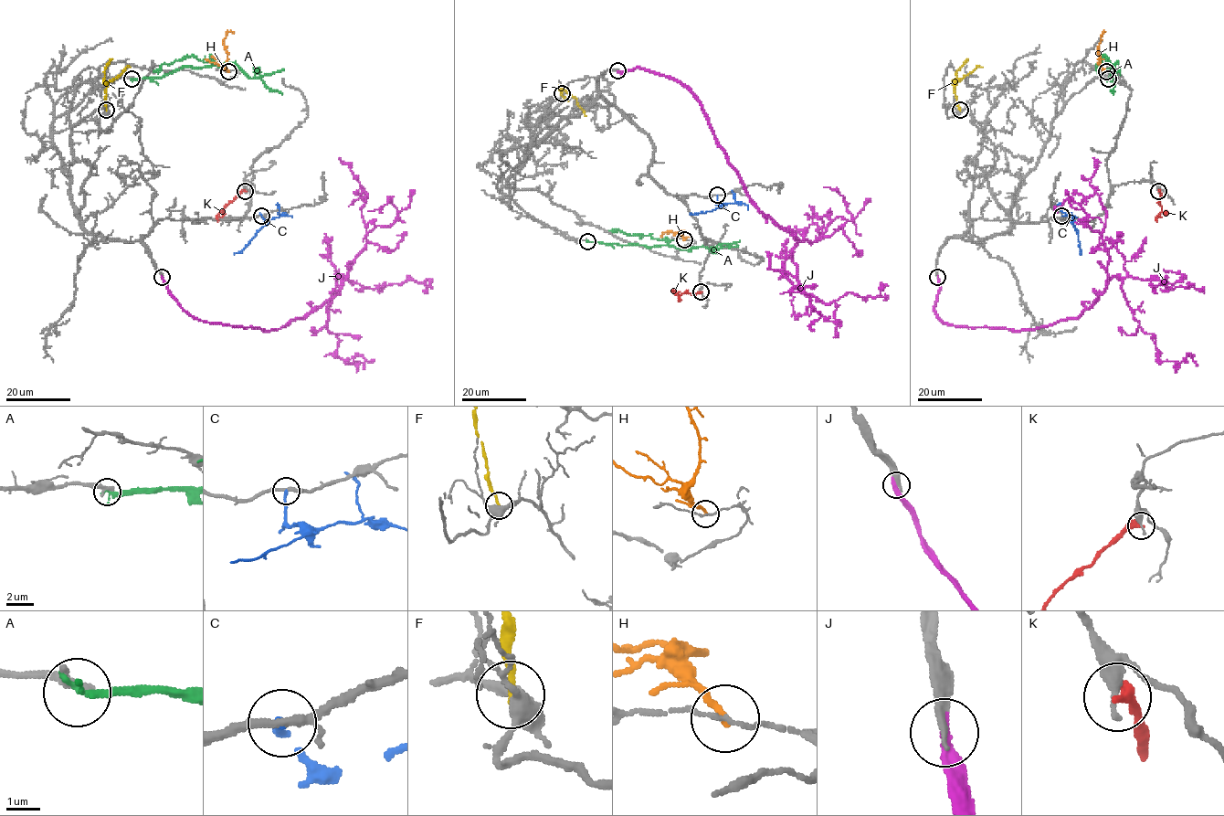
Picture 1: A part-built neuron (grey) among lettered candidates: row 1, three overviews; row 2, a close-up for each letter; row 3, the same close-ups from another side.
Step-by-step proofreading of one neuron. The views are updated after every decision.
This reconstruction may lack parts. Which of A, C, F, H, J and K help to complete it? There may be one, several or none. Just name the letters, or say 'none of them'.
J

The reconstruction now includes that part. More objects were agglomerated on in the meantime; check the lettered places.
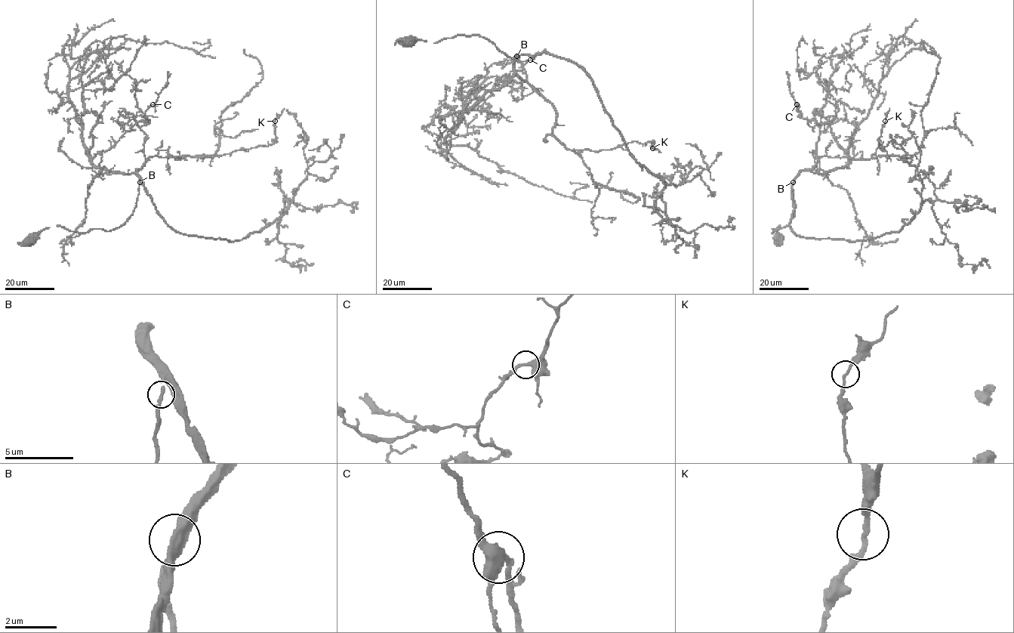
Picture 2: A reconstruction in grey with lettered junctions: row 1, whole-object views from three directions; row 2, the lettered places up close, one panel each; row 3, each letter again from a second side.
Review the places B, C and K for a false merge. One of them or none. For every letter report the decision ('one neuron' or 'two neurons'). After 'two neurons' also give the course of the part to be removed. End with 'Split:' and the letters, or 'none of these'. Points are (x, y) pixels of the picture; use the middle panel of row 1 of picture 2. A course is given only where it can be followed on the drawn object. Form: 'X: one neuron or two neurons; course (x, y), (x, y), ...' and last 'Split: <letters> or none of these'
B: one neuron
C: one neuron
K: one neuron
Split: none of these

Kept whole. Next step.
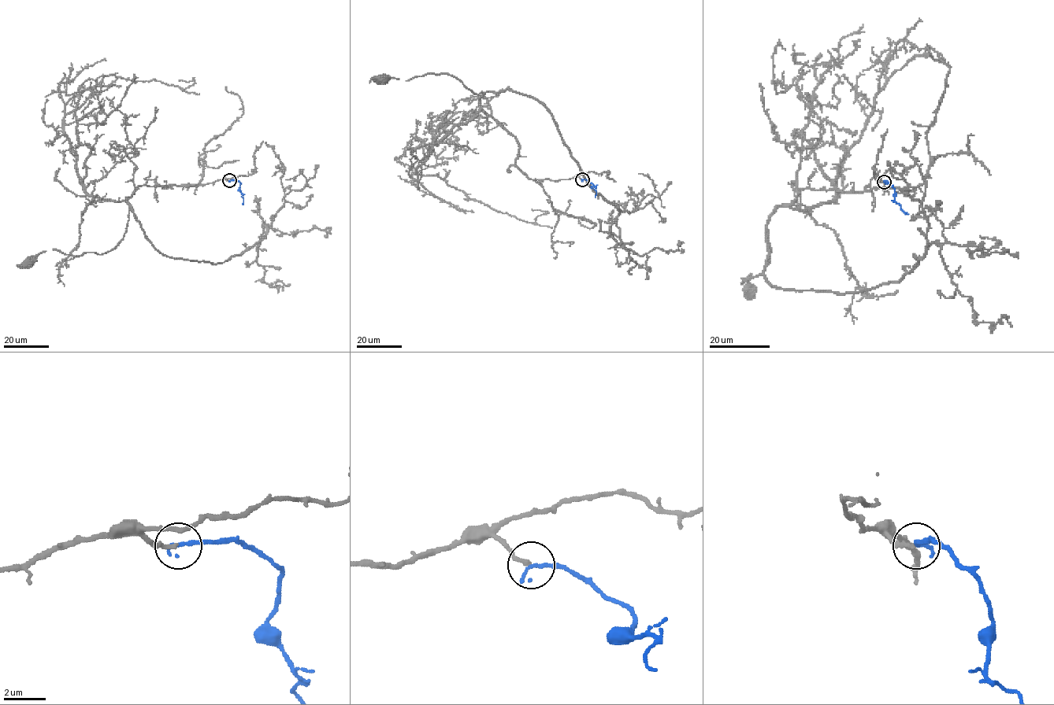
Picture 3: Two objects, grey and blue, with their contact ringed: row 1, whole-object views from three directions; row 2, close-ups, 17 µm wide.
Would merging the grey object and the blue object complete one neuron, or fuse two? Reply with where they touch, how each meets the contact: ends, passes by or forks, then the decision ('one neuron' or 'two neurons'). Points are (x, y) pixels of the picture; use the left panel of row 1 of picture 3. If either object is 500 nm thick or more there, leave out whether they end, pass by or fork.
at (229, 180); grey ends there; blue passes by; one neuron

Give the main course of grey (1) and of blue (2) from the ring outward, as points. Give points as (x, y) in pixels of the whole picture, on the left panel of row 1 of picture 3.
1: (229, 180), (139, 186), (128, 197), (126, 230), (113, 249), (79, 256), (53, 249), (27, 261)
2: (229, 180), (235, 179), (240, 183), (242, 204)

